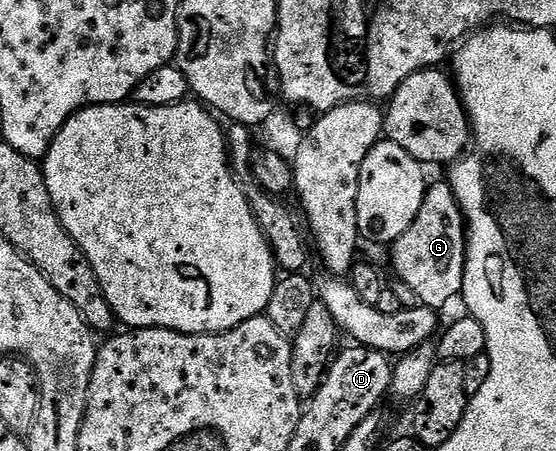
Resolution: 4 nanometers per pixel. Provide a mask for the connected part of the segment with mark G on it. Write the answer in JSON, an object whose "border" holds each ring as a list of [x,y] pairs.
{"border":[[[447,180],[436,181],[427,186],[422,199],[422,211],[418,211],[418,219],[406,227],[406,231],[393,241],[390,246],[392,252],[392,269],[395,276],[417,297],[419,304],[428,306],[434,310],[443,310],[443,305],[448,305],[452,300],[459,298],[464,292],[464,264],[466,263],[466,251],[468,250],[468,234],[464,213],[460,210],[458,199],[454,195],[451,184]]]}

